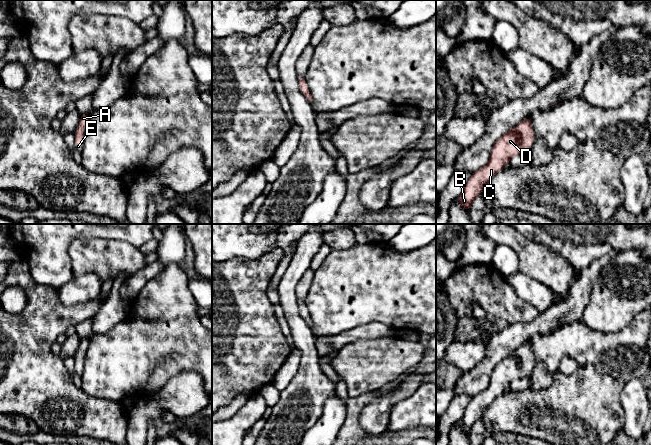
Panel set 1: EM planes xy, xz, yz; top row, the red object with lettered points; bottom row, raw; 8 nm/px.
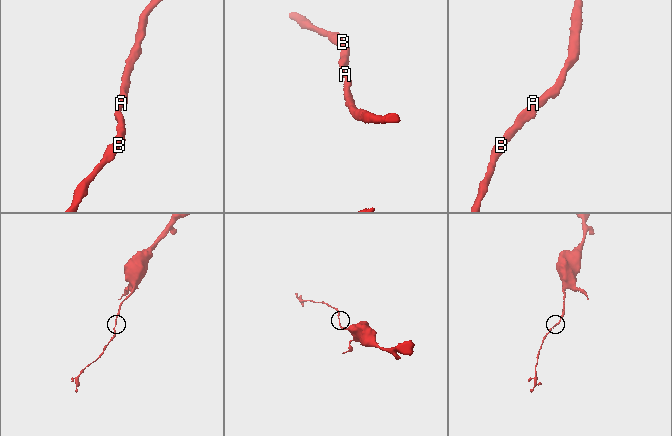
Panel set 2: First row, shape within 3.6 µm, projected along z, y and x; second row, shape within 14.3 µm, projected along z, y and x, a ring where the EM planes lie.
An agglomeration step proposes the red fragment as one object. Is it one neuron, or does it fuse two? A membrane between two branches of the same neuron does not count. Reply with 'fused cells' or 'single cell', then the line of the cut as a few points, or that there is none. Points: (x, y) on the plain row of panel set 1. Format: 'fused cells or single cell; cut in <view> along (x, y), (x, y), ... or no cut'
single cell; no cut

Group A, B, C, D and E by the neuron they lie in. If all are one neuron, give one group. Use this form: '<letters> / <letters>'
A B C D E

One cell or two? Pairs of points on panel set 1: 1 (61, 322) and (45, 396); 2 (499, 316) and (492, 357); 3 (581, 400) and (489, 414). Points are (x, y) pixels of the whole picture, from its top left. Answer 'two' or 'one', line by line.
1: one
2: two
3: one

